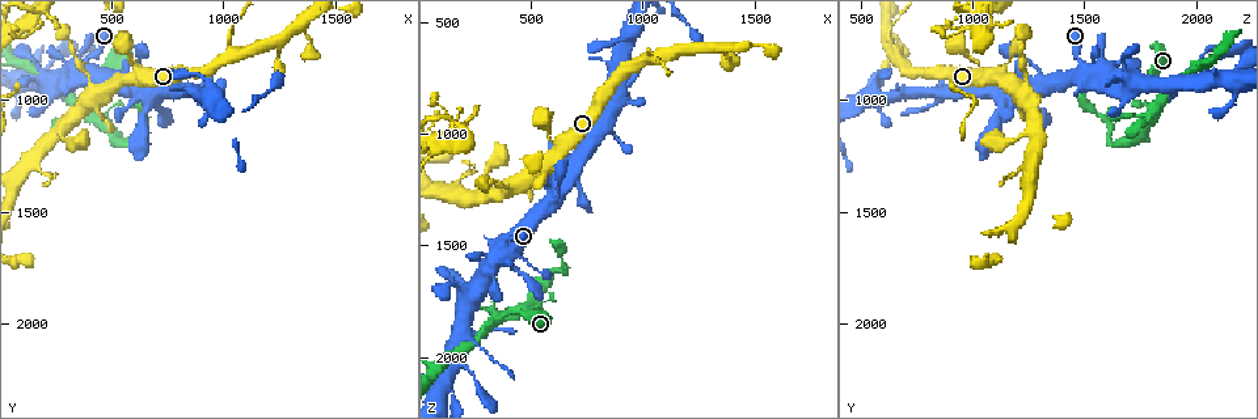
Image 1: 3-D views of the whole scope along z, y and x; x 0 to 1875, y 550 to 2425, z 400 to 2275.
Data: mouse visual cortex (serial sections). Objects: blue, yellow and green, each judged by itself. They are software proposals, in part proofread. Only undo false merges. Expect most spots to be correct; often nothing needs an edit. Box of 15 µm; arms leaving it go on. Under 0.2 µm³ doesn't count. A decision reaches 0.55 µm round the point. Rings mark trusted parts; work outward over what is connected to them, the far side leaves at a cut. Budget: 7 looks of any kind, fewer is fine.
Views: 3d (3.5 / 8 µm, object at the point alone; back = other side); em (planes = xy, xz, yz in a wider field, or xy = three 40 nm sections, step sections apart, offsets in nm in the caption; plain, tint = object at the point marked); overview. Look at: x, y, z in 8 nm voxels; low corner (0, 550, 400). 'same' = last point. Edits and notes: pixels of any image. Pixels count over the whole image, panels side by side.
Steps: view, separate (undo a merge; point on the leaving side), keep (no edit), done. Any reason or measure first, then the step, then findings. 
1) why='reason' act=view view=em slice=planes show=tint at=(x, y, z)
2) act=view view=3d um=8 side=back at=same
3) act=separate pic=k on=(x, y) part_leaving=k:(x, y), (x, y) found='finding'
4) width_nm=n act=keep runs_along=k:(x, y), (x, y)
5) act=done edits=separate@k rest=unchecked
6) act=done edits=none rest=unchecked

why='three-way junction' act=view view=3d um=3.5 at=(320, 970, 1840)

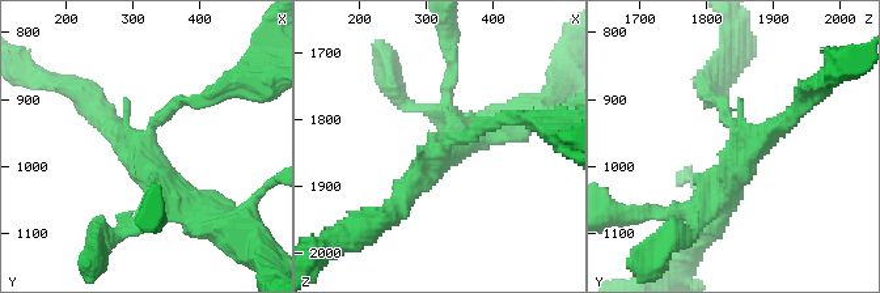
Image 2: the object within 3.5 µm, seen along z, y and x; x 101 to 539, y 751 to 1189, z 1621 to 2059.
act=view view=em slice=xy step=2 show=tint at=(315, 965, 1855)

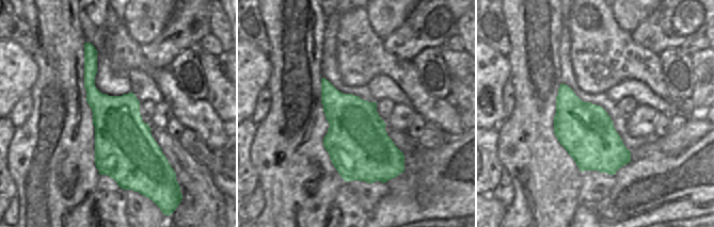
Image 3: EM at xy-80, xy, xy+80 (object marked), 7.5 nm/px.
act=keep runs_along=2:(707, 100), (741, 144), (718, 212) found='all the same cell'

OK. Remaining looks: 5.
why='abrupt turn' act=view view=em slice=planes show=tint at=(380, 870, 1490)

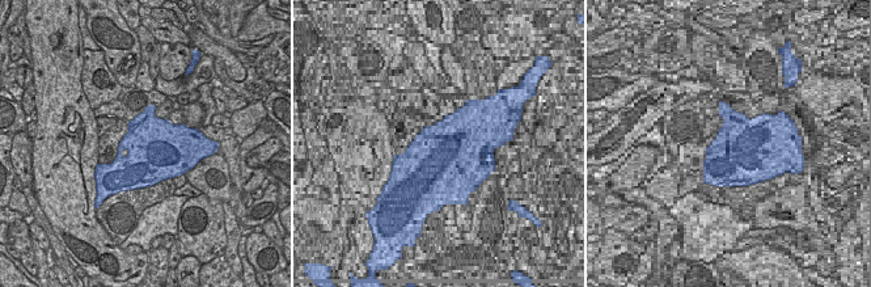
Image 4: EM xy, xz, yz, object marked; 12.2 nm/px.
why='wider look' act=view view=3d um=3.5 side=back at=same

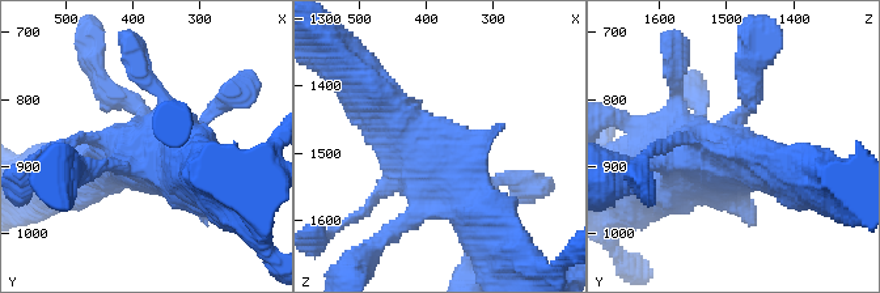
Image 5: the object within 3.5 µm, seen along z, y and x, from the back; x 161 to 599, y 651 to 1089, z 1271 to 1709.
act=keep runs_along=5:(748, 83), (728, 147), (782, 170) found='one cell here'

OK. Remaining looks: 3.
why='thin neck' act=view view=3d um=3.5 side=back at=(580, 810, 990)

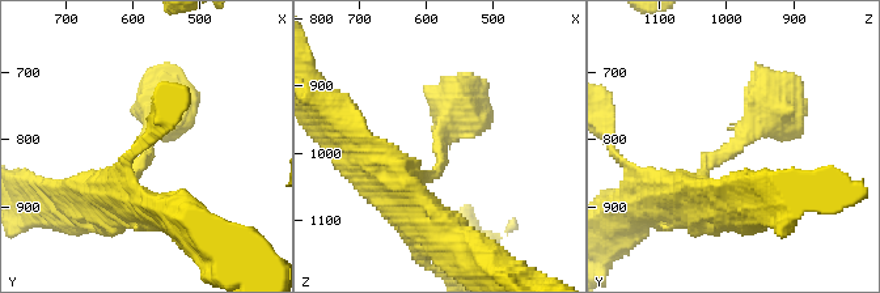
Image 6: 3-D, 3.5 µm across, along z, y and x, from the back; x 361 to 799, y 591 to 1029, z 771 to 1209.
arm_widths_nm=350,450 why='need the tissue' act=view view=em slice=xy step=5 show=tint at=(580, 800, 985)

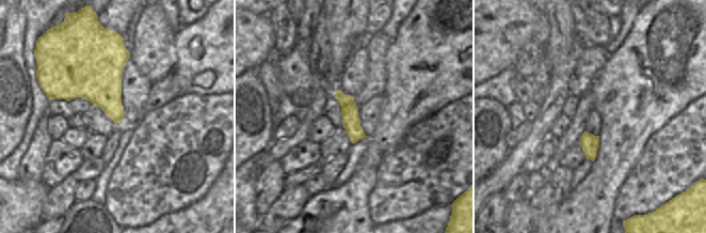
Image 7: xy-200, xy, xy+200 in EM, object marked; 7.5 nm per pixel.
act=keep runs_along=6:(102, 199), (147, 162), (176, 71) found='one cell here'

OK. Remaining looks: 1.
act=done edits=none rest=unchecked

